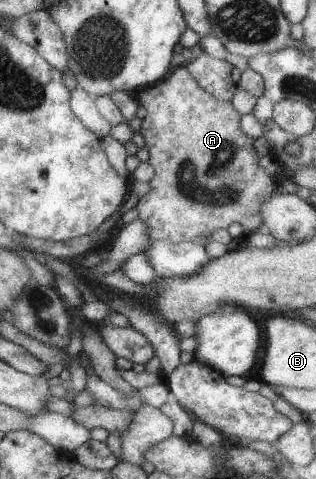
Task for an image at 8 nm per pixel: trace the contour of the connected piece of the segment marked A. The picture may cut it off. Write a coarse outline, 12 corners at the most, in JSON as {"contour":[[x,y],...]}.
{"contour":[[185,65],[133,96],[150,239],[262,228],[277,187]]}

